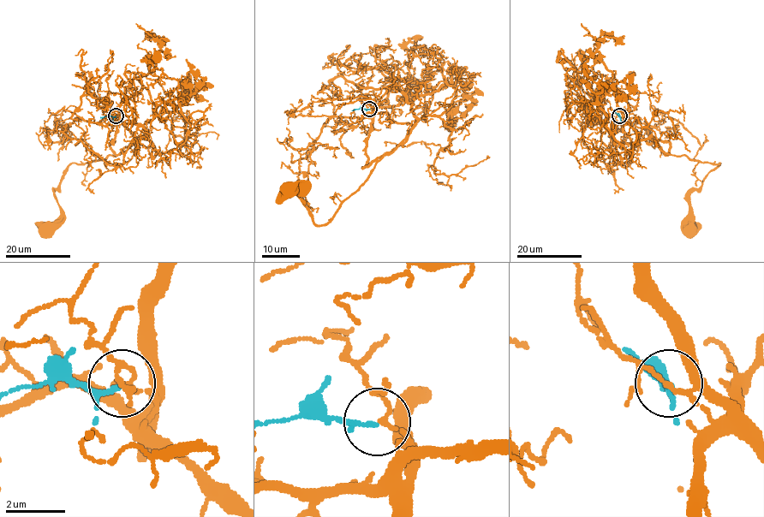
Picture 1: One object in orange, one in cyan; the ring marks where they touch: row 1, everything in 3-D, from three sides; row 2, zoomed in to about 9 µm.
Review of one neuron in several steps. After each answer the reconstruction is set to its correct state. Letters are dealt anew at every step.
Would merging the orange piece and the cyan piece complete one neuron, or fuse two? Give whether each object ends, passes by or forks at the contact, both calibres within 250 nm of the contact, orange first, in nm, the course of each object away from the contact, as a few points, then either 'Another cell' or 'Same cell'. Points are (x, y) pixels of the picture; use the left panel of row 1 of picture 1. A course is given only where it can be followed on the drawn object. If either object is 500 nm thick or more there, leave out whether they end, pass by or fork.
At the ring orange passes by. At the ring cyan passes by. Thickness 130 nm (orange) against 100 nm. Course of orange: (116, 116), (119, 117), (117, 133), (110, 149), (121, 153), (68, 167), (55, 194), (60, 217), (48, 228). Course of cyan: (116, 116), (100, 118). Another cell

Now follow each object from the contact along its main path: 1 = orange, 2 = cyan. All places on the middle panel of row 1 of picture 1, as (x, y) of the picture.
1: (369, 109), (364, 168), (373, 161), (375, 167), (337, 213), (317, 225), (298, 191), (305, 193), (290, 187)
2: (369, 109), (351, 110)

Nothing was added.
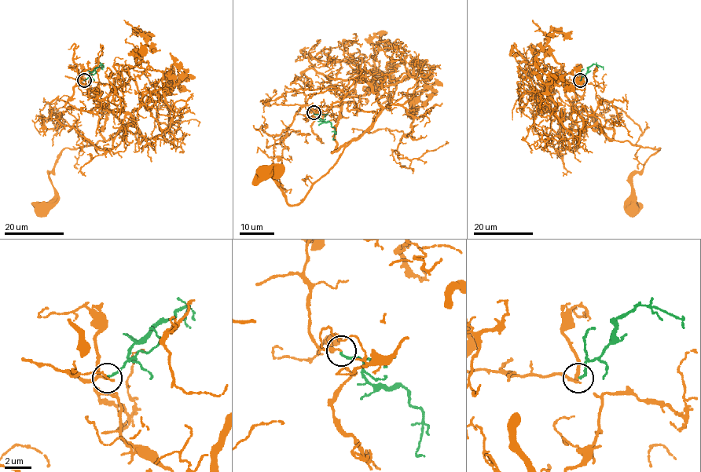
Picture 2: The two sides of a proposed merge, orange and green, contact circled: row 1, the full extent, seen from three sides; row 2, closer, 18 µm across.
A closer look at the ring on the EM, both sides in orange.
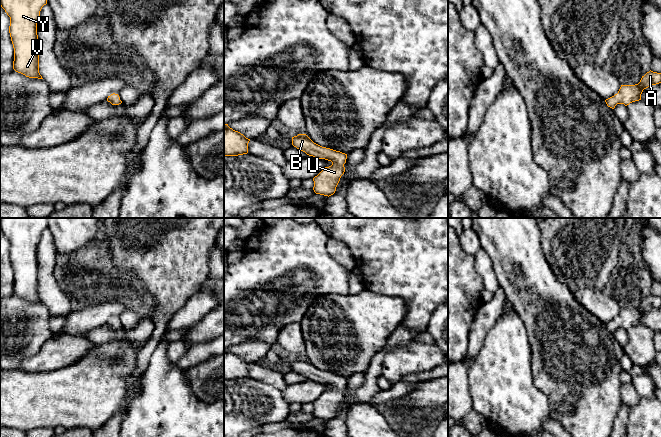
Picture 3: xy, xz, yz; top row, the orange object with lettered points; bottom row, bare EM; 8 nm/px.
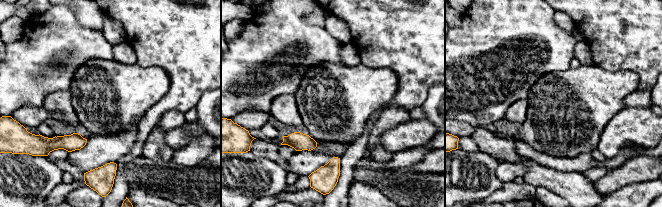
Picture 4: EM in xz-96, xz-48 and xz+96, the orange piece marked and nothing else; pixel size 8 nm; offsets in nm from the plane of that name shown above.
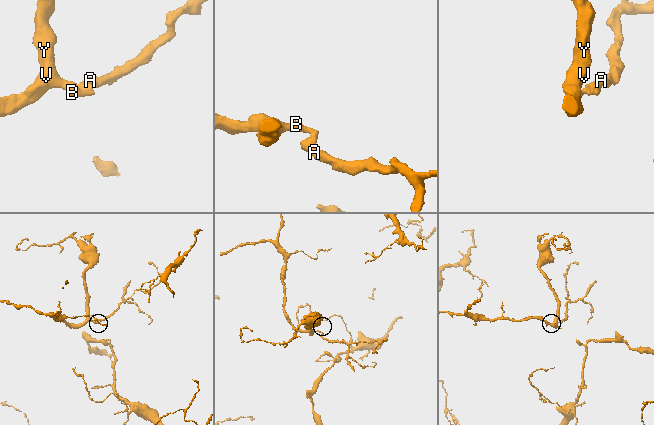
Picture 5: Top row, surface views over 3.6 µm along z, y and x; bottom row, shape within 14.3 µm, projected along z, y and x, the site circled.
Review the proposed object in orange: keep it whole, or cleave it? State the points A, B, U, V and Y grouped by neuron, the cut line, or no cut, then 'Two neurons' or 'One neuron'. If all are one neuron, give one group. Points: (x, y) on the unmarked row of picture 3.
Groups: A B U V Y. No split. One neuron

